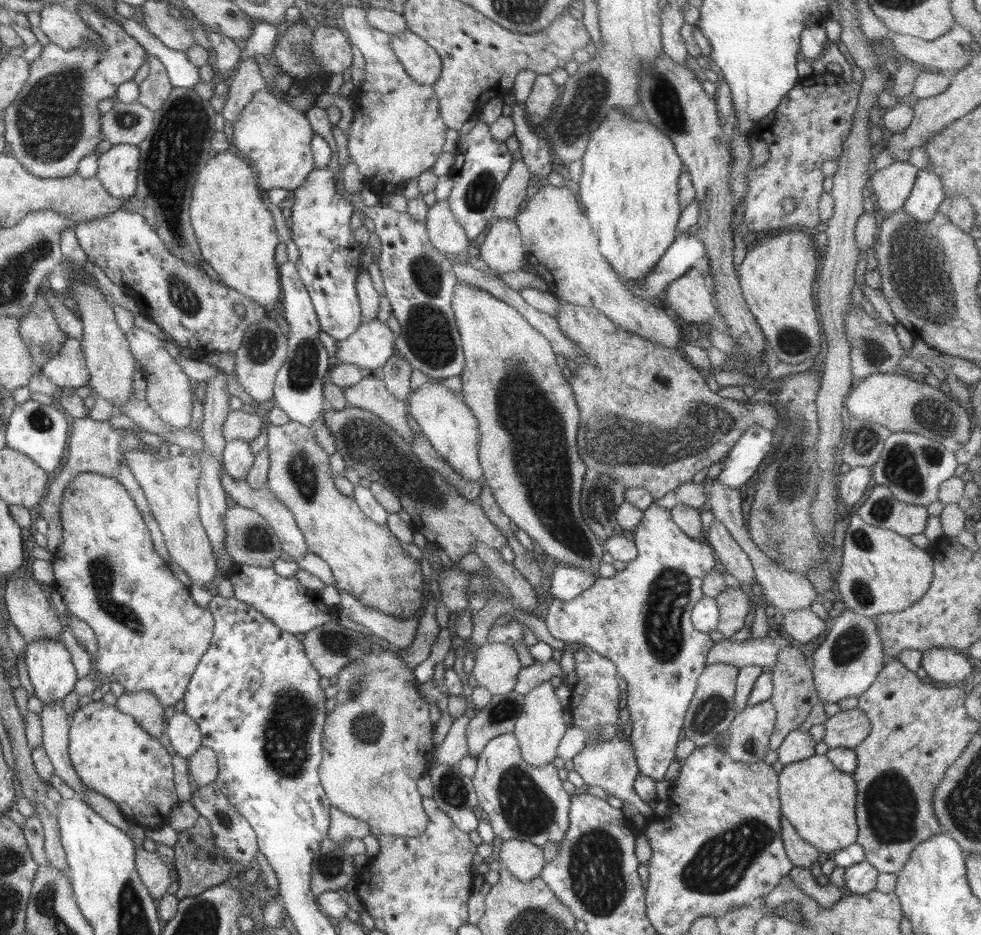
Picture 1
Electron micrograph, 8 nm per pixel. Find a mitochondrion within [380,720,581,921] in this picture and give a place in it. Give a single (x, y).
(526, 809)

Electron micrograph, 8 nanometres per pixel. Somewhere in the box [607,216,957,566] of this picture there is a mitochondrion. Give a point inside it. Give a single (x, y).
(904, 465)

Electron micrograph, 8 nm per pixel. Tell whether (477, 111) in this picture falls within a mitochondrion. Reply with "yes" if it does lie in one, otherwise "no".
no

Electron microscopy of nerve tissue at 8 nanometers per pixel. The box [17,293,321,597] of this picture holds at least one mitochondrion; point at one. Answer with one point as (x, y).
(261, 343)

